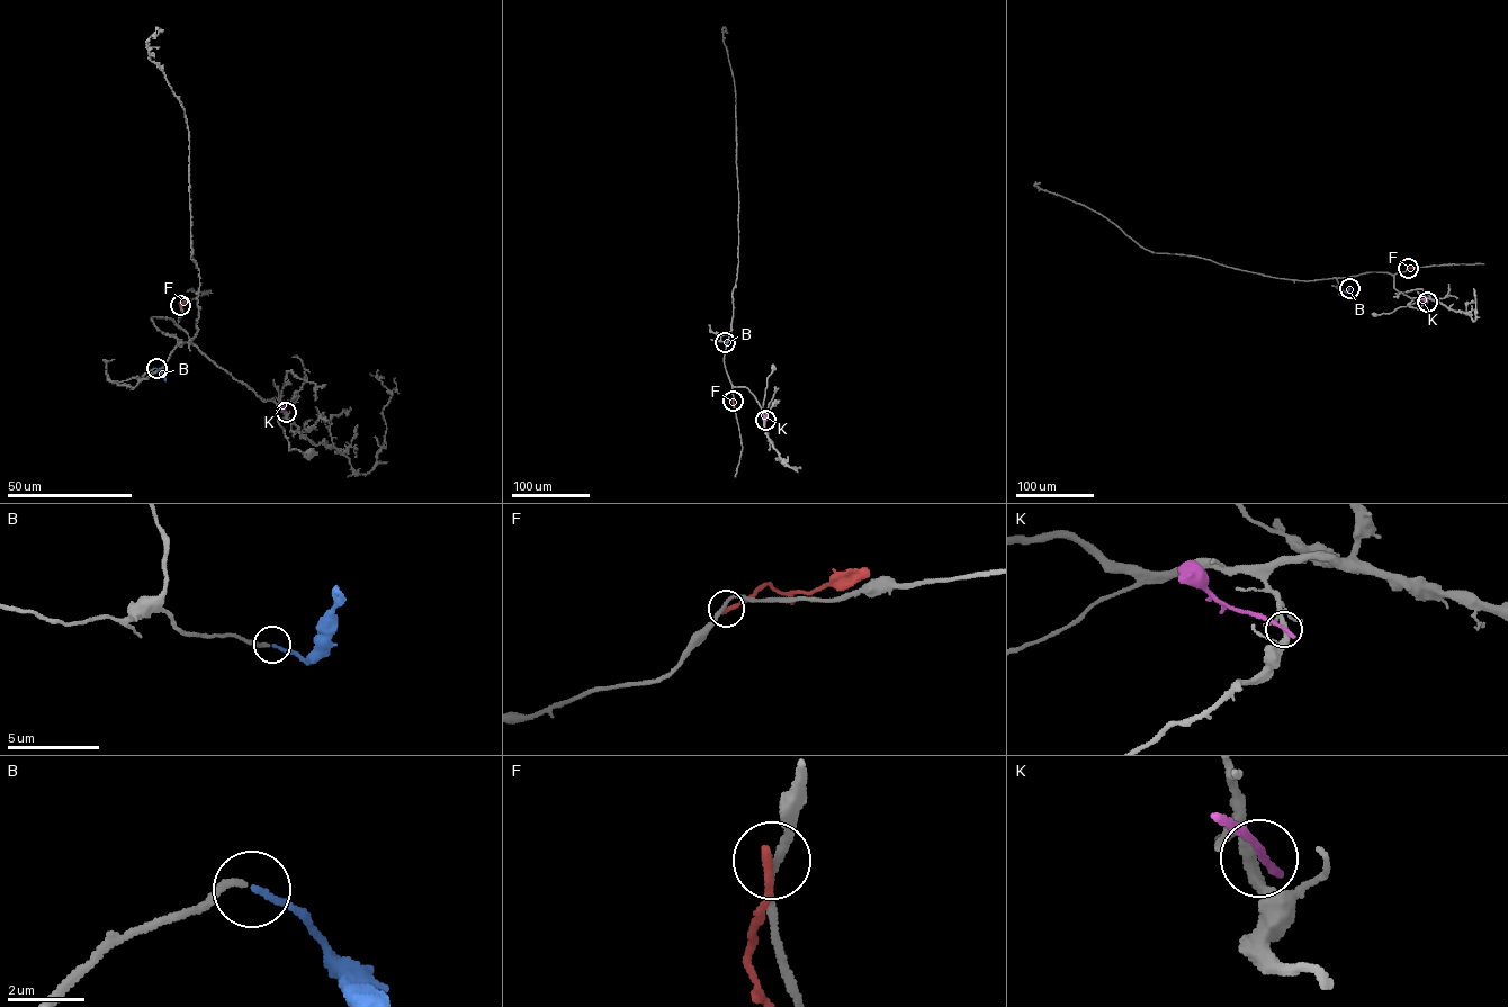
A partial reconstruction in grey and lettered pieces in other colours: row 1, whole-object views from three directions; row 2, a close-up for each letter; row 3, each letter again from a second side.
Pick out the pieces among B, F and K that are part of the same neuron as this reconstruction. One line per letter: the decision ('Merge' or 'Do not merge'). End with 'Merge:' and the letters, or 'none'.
B: Merge
F: Do not merge
K: Do not merge
Merge: B

